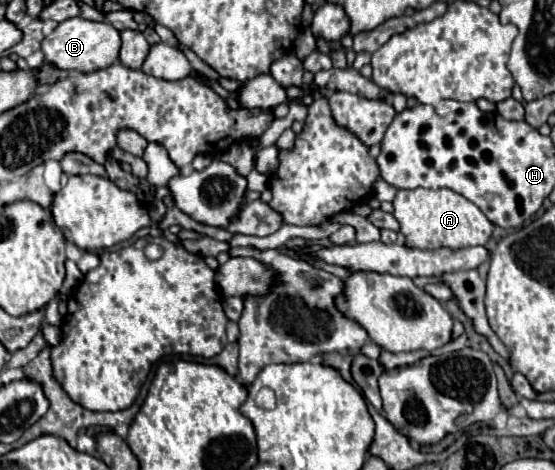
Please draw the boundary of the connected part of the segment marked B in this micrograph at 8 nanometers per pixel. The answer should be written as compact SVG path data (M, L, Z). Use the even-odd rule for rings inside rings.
M72 17L62 21L42 41L42 53L46 61L64 71L76 69L82 73L92 73L98 69L106 69L118 61L118 51L120 51L120 33L110 23L86 21L82 17Z

